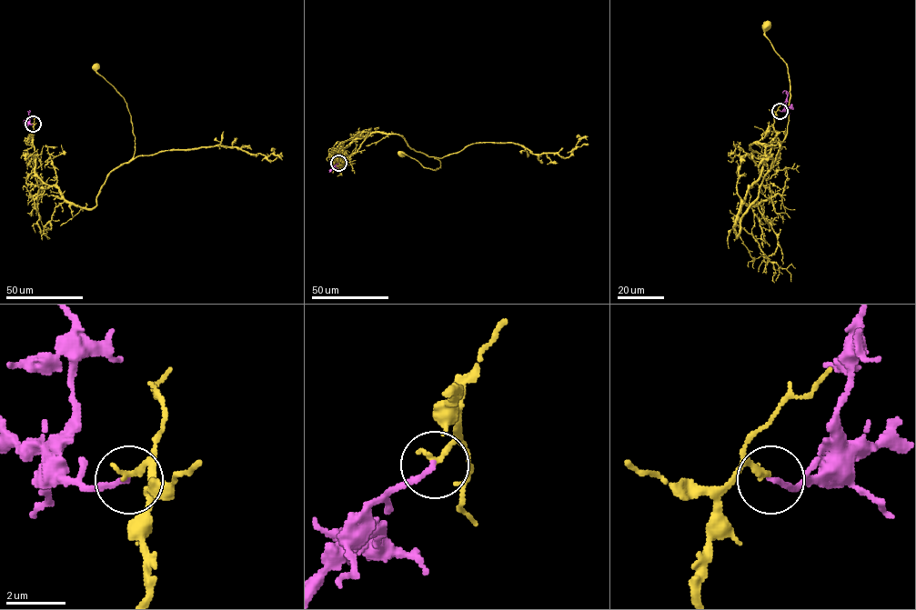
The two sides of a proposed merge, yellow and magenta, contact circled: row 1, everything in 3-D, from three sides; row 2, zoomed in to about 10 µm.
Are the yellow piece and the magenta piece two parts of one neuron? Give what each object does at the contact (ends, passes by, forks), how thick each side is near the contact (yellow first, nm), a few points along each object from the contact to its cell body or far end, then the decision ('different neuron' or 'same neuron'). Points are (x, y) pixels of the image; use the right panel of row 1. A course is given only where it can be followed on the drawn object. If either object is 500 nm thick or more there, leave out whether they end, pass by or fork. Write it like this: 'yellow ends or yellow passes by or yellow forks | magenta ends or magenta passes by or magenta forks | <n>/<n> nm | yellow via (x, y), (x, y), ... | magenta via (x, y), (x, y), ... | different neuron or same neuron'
yellow ends | magenta ends | 200/160 nm | yellow via (780, 111), (769, 158), (734, 225), (737, 236), (787, 132), (787, 64), (765, 35), (766, 25) | magenta via (780, 111), (783, 110), (786, 104), (787, 94), (785, 90), (783, 94) | different neuron

